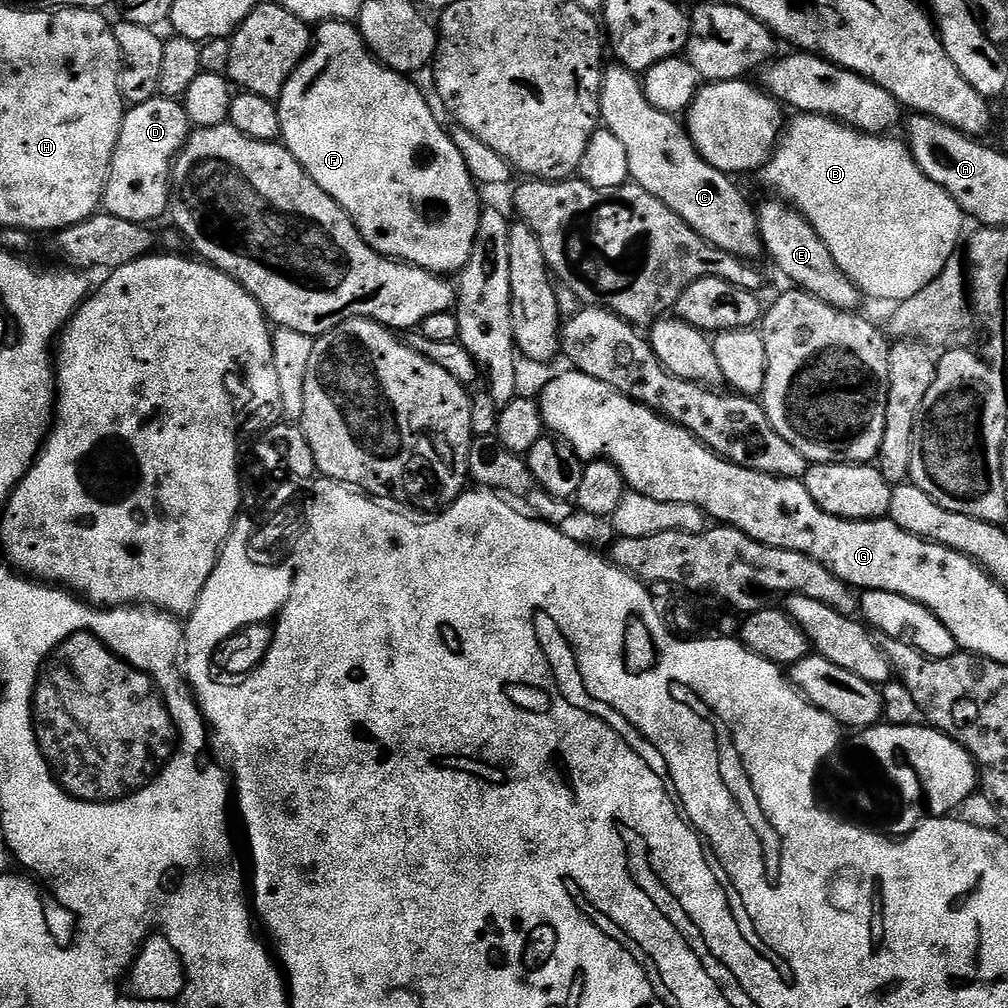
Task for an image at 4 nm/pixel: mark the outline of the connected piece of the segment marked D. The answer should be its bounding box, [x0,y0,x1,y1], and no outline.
[102,95,190,225]

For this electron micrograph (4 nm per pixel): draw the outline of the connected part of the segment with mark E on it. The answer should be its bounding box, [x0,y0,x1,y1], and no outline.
[759,198,862,312]

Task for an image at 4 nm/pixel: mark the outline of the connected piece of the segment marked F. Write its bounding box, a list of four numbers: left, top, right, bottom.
[278,20,482,274]

